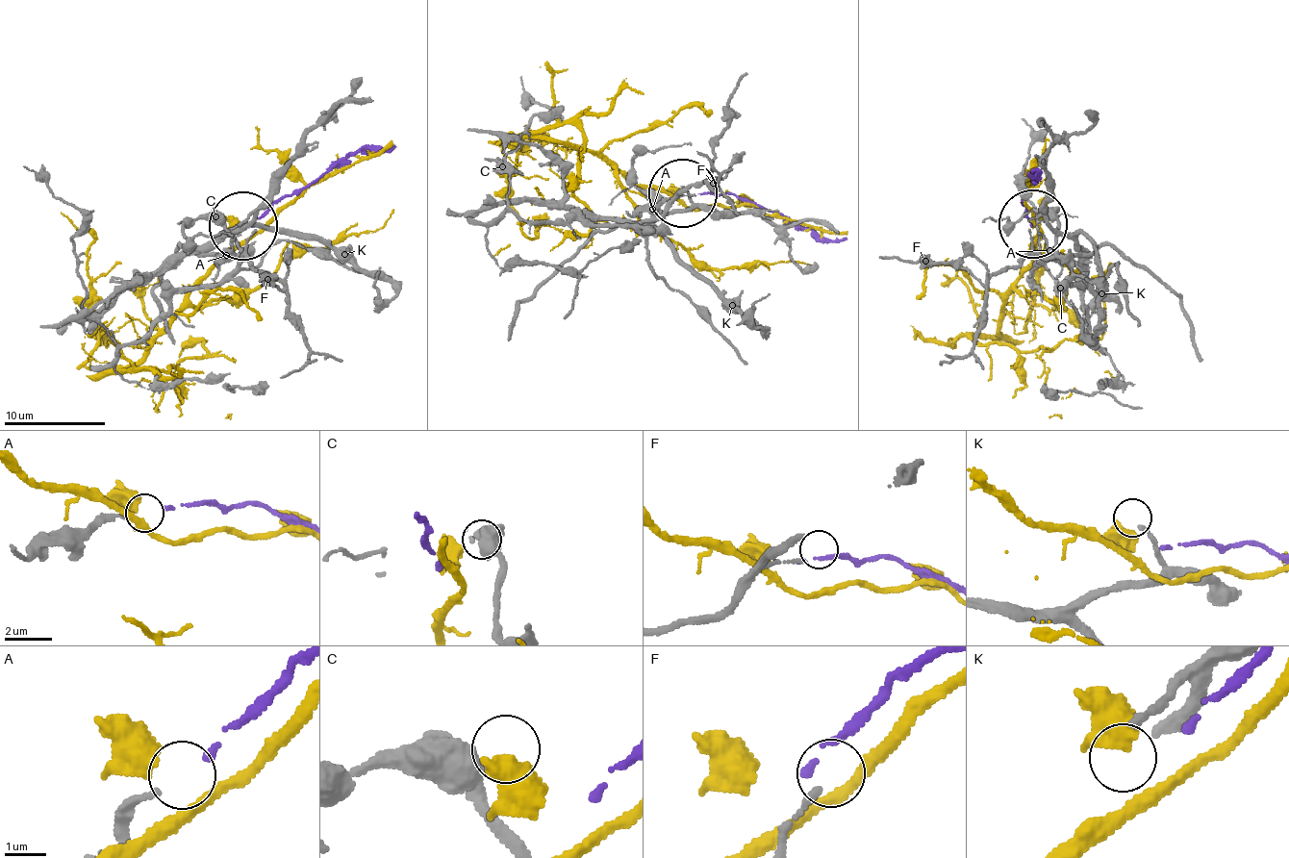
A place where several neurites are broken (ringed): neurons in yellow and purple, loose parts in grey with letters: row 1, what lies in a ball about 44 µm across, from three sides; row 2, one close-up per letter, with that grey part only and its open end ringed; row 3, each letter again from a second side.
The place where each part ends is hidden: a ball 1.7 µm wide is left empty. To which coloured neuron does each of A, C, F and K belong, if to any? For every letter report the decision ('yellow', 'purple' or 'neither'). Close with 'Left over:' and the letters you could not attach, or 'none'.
A: purple
C: neither
F: neither
K: neither
Left over: C, F, K

